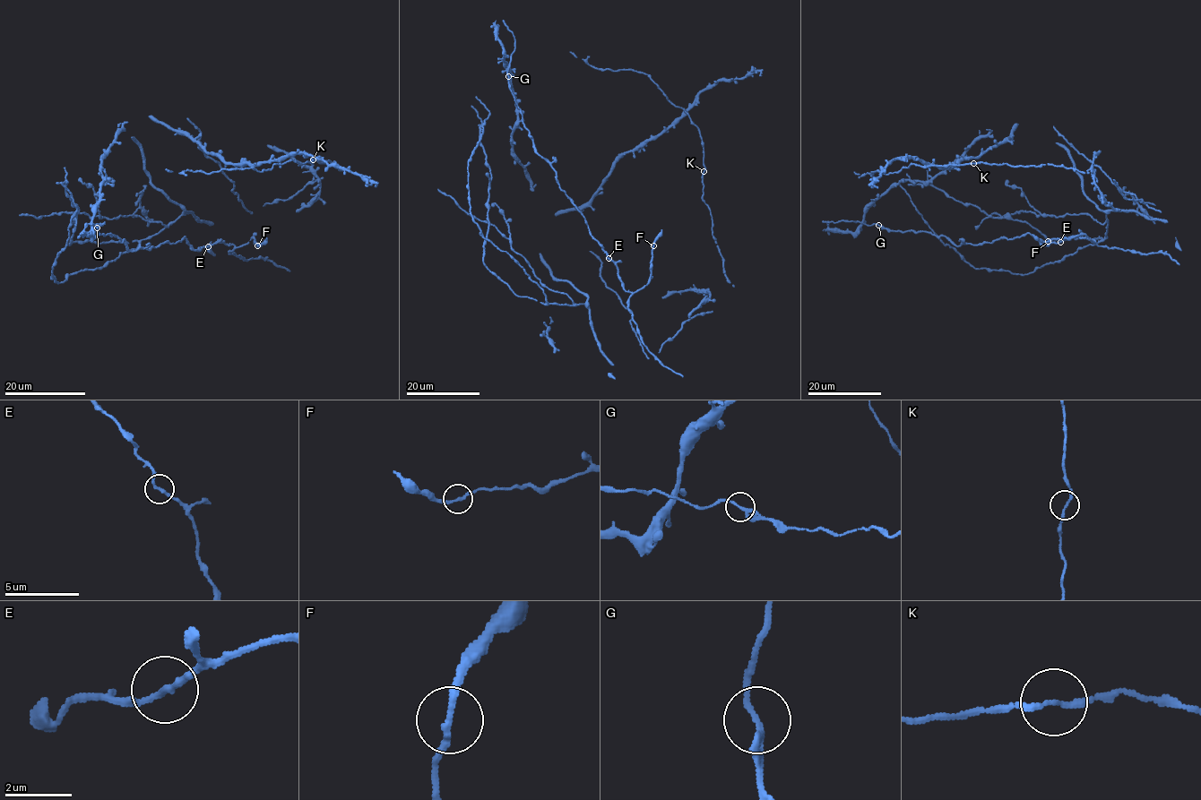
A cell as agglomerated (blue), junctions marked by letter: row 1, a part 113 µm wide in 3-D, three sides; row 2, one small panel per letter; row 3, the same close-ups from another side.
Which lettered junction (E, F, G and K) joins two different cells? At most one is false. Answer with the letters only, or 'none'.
none

